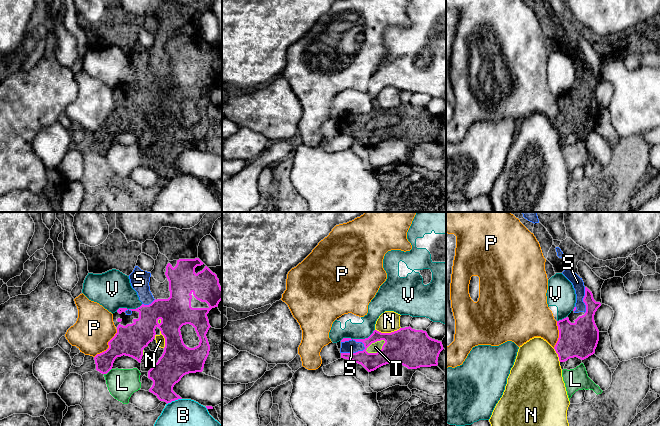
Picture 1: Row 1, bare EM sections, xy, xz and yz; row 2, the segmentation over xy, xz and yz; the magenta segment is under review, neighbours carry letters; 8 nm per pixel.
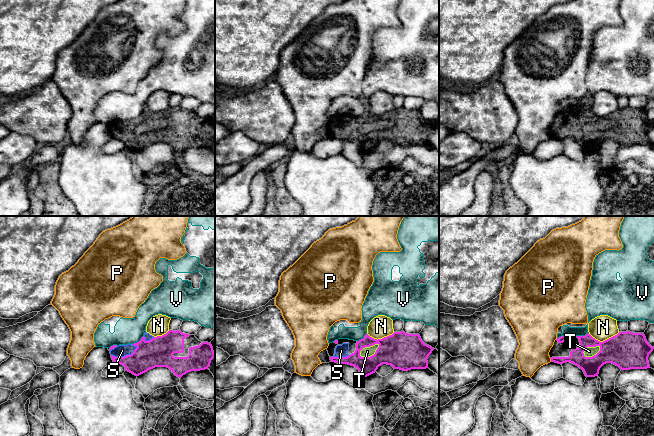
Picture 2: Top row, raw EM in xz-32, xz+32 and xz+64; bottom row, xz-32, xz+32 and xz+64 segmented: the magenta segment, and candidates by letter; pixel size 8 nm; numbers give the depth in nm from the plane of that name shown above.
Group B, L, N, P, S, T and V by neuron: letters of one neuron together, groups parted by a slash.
B / L / N / P / S T / V

